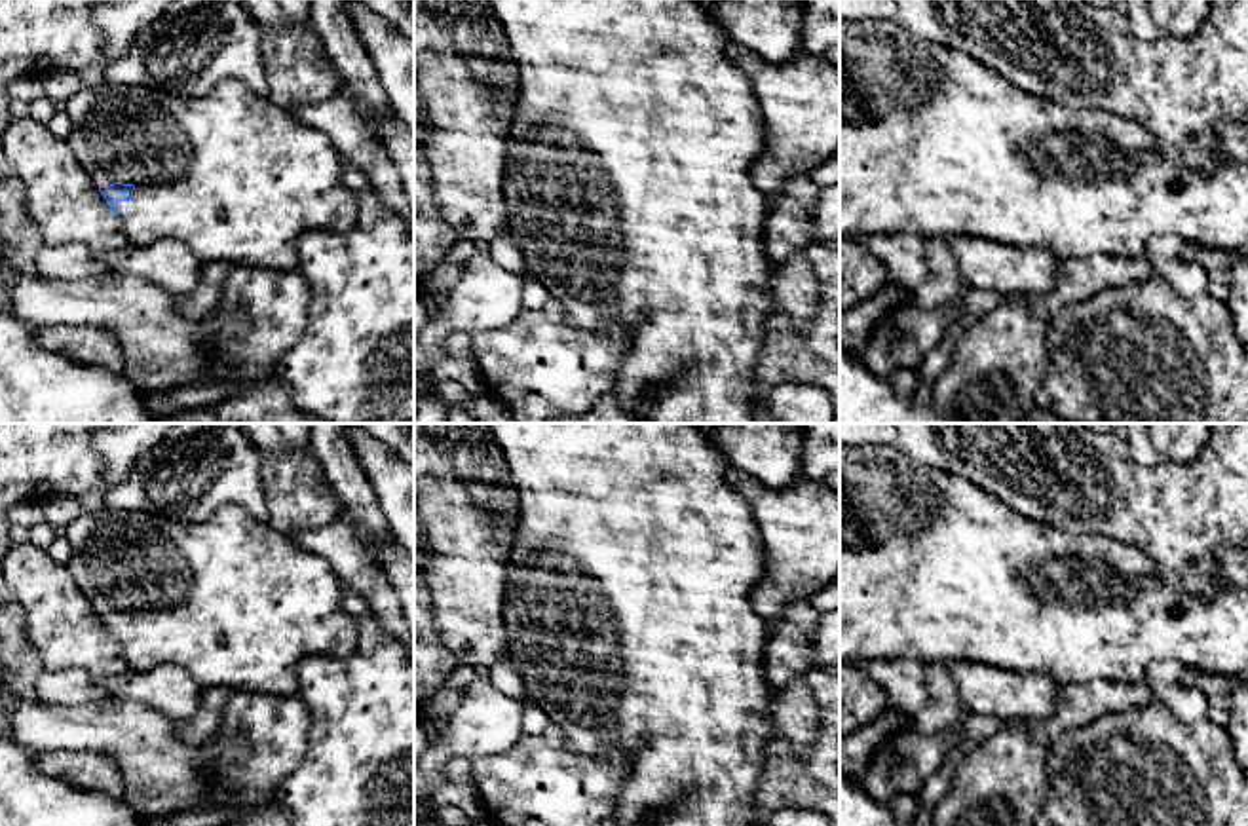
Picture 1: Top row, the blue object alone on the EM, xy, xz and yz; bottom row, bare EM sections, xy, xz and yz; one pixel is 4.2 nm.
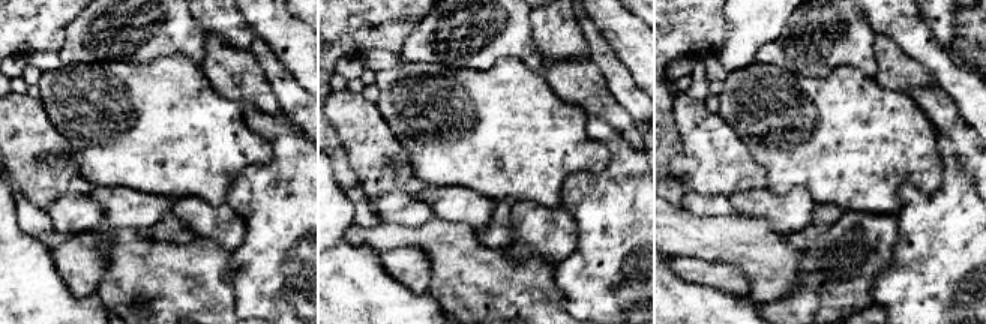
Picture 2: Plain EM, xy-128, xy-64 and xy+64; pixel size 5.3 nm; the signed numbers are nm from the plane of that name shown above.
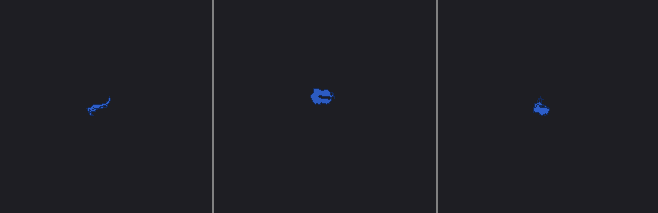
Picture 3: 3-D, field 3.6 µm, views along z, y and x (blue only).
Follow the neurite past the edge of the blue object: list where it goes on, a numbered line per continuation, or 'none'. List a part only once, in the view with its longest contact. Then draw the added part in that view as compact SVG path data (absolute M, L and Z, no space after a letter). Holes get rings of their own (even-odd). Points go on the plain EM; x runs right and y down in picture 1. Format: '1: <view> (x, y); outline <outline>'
1: xy (236, 604); outline M228 503L203 522L169 520L156 513L84 511L65 528L70 543L66 570L95 611L133 610L133 623L118 629L118 642L129 668L150 670L158 665L182 666L199 685L230 691L298 695L296 666L304 657L348 657L357 648L357 623L342 606L344 585L327 560L296 547L268 522L247 509Z

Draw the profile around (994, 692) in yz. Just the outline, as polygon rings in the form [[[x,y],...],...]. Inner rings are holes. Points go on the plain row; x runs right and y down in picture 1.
[[[971,661],[946,665],[963,712],[997,718],[999,723],[1049,718],[1068,684],[1039,672],[1011,672]]]

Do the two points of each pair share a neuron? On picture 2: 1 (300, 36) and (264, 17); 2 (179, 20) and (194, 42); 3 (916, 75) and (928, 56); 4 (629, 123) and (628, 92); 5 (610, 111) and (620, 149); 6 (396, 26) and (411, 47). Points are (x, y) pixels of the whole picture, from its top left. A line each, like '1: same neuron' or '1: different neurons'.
1: same neuron
2: same neuron
3: different neurons
4: different neurons
5: different neurons
6: different neurons

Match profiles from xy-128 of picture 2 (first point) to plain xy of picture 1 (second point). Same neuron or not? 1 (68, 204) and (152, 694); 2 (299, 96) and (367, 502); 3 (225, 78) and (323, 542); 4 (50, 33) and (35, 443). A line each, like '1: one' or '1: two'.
1: two
2: one
3: one
4: one

